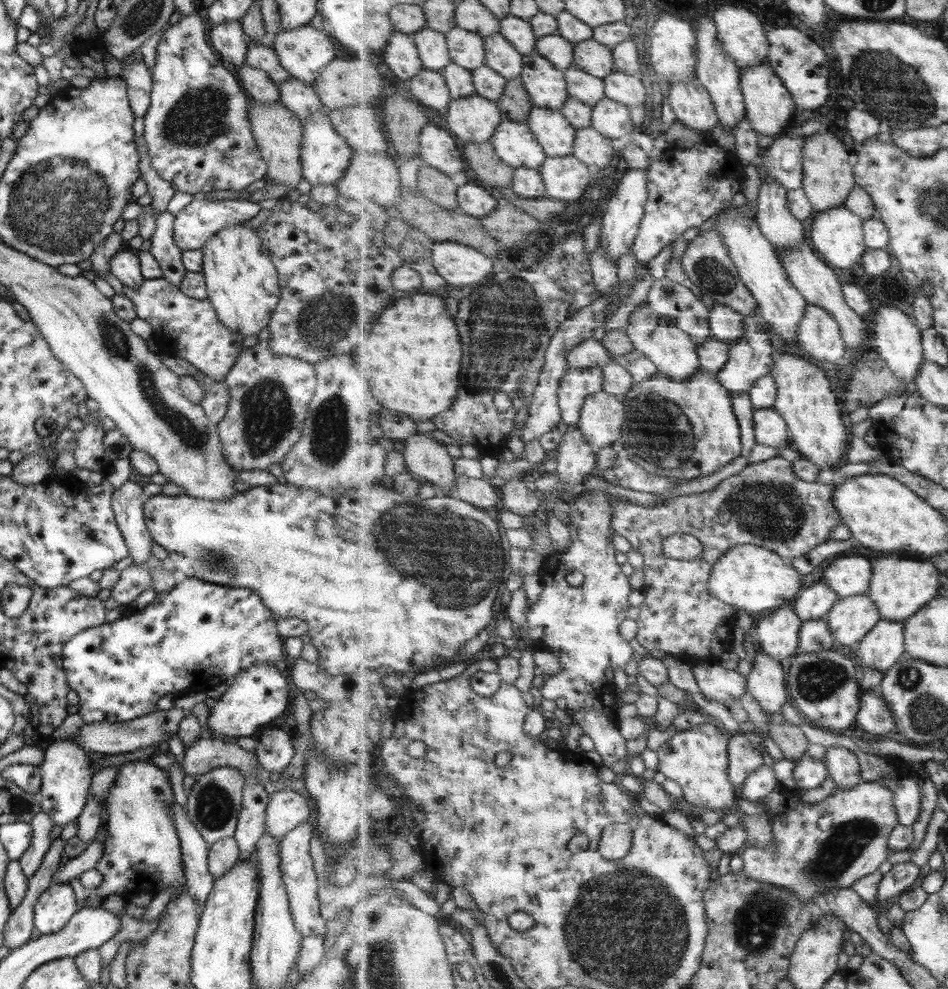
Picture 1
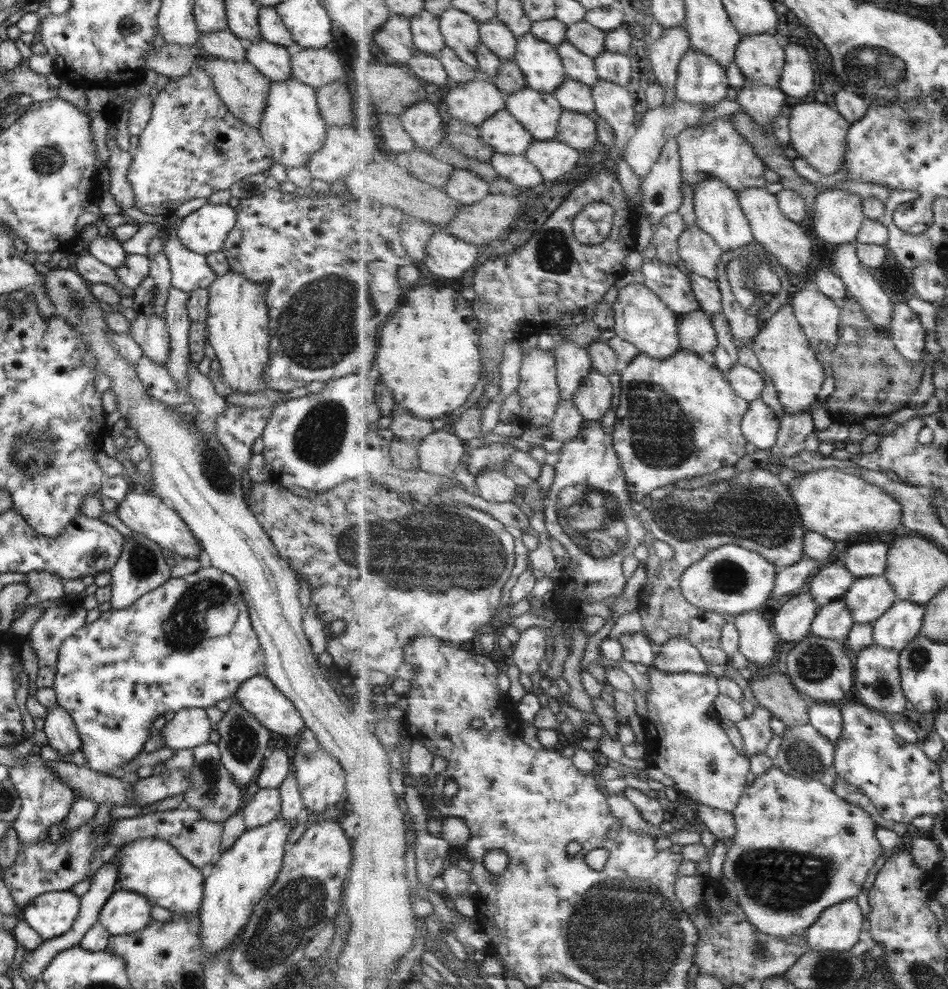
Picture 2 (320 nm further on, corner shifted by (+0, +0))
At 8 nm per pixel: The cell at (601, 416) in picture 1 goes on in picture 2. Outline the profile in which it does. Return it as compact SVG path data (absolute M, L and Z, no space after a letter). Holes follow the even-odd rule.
M597 370L584 376L581 386L575 392L575 406L587 421L601 420L611 408L613 386L609 378Z

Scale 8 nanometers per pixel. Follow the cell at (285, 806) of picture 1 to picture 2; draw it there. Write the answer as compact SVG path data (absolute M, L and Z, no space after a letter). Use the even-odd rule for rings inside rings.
M275 788L258 789L239 813L246 829L257 828L279 818L280 794Z

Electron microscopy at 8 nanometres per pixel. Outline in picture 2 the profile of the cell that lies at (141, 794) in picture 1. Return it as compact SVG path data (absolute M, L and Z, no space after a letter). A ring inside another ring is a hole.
M142 838L122 845L117 853L111 850L106 861L118 866L114 891L126 890L144 896L151 906L161 906L173 915L192 915L199 910L203 894L205 872L201 872L179 854L175 848L159 838Z

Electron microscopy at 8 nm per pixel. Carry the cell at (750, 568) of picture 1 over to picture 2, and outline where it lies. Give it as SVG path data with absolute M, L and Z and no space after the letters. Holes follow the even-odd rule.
M725 544L709 551L703 559L698 560L685 570L680 586L682 594L691 604L702 608L705 612L726 615L730 618L752 610L764 610L765 602L771 599L776 588L777 566L767 560L761 553L747 549L738 544Z

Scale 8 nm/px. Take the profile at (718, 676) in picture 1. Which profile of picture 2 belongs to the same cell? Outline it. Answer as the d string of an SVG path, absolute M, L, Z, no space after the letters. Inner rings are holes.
M683 637L670 638L664 645L657 648L655 666L666 673L694 672L709 673L709 663L702 654Z

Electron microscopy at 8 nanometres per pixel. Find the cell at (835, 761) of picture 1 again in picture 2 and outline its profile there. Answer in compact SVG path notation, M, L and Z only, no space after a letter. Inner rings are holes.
M812 701L809 712L810 724L836 746L843 736L844 730L844 718L841 707L833 703Z

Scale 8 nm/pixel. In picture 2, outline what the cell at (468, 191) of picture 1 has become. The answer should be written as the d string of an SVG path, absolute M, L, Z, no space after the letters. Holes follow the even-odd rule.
M456 168L445 186L445 192L463 205L475 204L489 193L490 184L478 174L464 168Z

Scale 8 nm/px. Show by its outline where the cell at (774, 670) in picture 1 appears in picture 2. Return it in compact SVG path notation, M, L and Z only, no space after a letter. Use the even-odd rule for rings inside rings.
M757 609L732 618L740 632L740 652L758 668L758 673L766 673L769 664L773 662L773 658L777 658L779 651L779 649L775 649L778 638L775 638L775 634L771 630L772 624L763 618L763 612L763 610Z

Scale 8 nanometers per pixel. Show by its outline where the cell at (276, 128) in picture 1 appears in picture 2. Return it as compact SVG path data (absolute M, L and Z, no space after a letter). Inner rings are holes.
M199 55L199 59L223 106L234 118L256 128L265 110L265 97L270 83L267 78L257 72L257 69L247 61L223 60L209 55Z

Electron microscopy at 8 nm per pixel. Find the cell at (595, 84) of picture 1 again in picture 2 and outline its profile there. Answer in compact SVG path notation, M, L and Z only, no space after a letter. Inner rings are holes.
M568 41L563 42L556 50L560 53L569 78L594 87L600 79L595 61L575 48Z

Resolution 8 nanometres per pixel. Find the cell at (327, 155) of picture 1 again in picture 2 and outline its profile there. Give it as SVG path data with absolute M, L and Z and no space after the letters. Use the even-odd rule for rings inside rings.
M289 77L284 81L269 83L265 97L265 110L256 130L271 151L273 163L285 167L306 166L306 160L315 152L324 137L325 122L321 119L312 86Z

